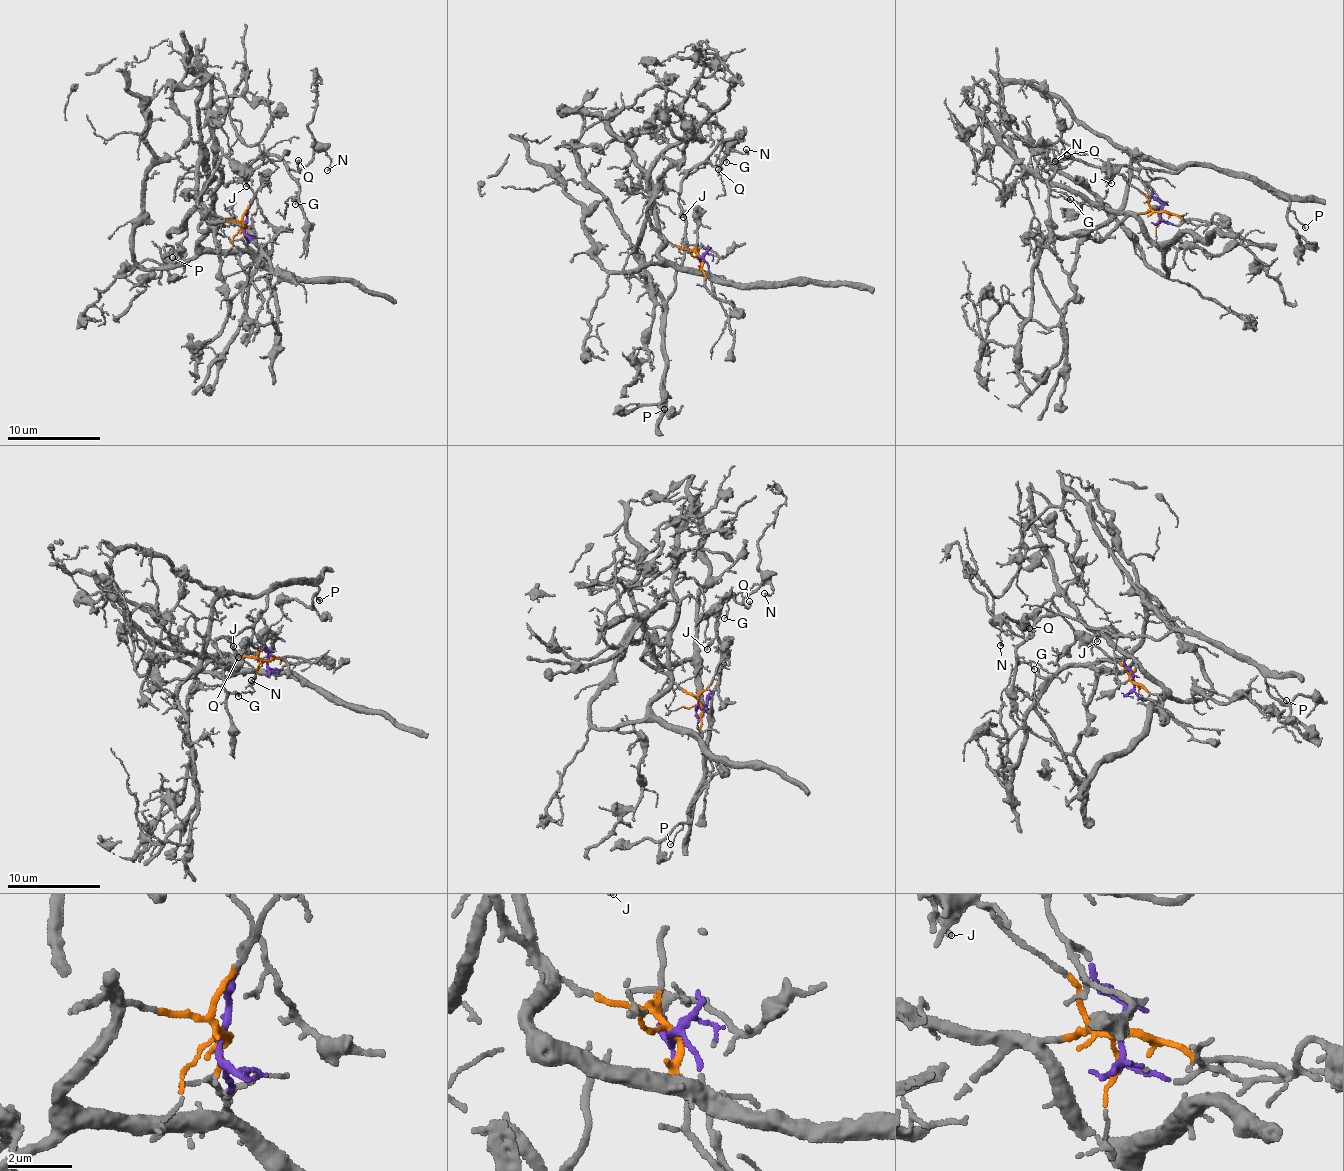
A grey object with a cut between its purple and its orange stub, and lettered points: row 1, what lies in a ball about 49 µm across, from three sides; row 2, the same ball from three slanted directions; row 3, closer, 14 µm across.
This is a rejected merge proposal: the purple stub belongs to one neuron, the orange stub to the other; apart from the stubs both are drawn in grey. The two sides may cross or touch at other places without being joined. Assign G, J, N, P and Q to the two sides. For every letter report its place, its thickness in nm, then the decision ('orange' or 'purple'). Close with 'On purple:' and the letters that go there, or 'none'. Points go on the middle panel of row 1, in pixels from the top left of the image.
G: place (726, 162); calibre 120 nm; purple
J: place (683, 217); calibre 100 nm; purple
N: place (746, 149); calibre 120 nm; purple
P: place (664, 409); calibre 100 nm; purple
Q: place (718, 169); calibre 150 nm; purple
On purple: G, J, N, P, Q

